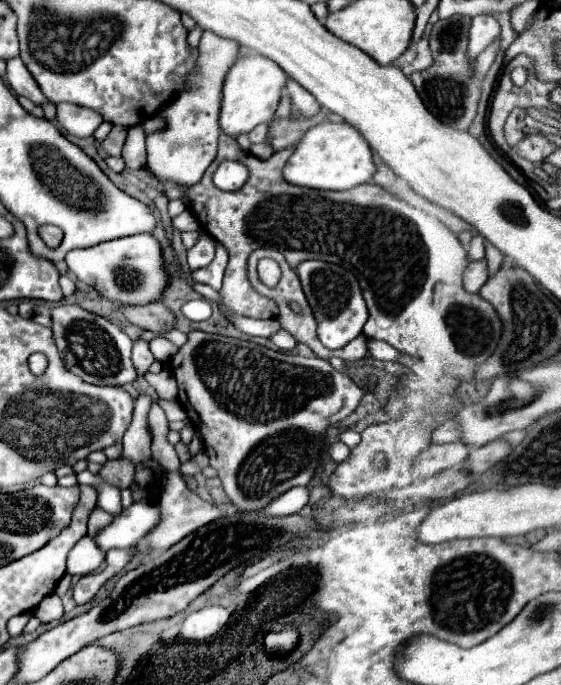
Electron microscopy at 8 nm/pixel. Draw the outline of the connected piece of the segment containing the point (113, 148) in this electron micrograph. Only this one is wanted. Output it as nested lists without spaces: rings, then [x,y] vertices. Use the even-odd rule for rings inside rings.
[[[113,125],[112,130],[106,137],[106,140],[102,142],[102,148],[108,152],[109,156],[118,156],[120,150],[122,150],[122,144],[124,144],[128,129],[120,125]]]

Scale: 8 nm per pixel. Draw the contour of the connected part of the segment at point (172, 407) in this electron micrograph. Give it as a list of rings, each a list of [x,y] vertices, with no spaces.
[[[158,400],[158,402],[164,408],[164,412],[166,412],[166,416],[168,416],[170,422],[172,420],[186,420],[188,418],[188,414],[184,412],[184,408],[176,400]]]

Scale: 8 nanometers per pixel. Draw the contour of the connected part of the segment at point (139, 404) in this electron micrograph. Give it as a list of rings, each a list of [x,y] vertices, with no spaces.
[[[140,394],[138,400],[136,400],[136,406],[134,406],[134,418],[124,434],[124,450],[122,450],[122,458],[130,458],[134,464],[140,464],[140,462],[146,462],[150,460],[150,434],[146,430],[148,426],[148,410],[152,406],[154,398],[148,396],[148,394]]]

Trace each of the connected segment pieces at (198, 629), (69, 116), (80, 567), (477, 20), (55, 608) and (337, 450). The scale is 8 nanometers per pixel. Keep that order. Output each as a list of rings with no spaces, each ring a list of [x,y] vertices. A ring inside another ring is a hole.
[[[206,606],[202,610],[190,612],[182,626],[178,636],[182,640],[196,640],[202,642],[208,636],[214,636],[230,618],[230,612],[224,606]]]
[[[64,102],[64,104],[58,104],[56,122],[62,130],[66,130],[74,136],[86,138],[86,136],[94,134],[94,130],[104,122],[104,118],[100,118],[98,112],[94,112],[90,108]]]
[[[84,536],[68,554],[68,574],[78,574],[78,576],[84,576],[84,574],[90,574],[94,572],[102,562],[104,562],[104,552],[92,544],[94,540]]]
[[[480,14],[472,18],[470,26],[470,44],[468,56],[476,58],[488,44],[492,44],[500,36],[500,24],[492,14]]]
[[[56,594],[52,596],[46,596],[38,608],[34,610],[34,616],[38,616],[42,620],[42,624],[48,624],[48,622],[54,622],[54,620],[60,620],[64,614],[64,608],[62,608],[62,602],[58,600]]]
[[[335,442],[329,447],[330,457],[337,463],[344,461],[350,454],[350,448],[342,442]]]

